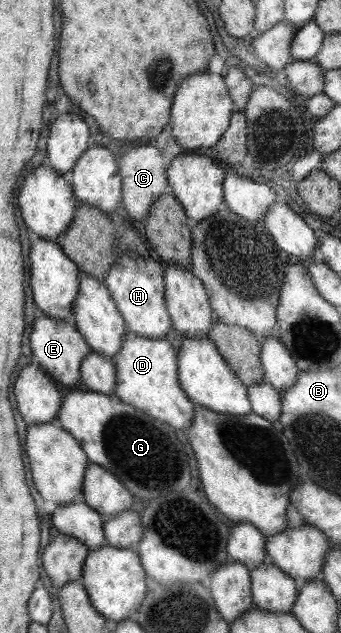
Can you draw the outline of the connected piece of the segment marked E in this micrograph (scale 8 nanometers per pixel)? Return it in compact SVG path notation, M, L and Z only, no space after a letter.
M36 313L32 325L28 339L34 362L50 373L54 380L58 380L65 390L73 389L78 383L78 379L81 379L82 358L92 352L89 344L76 329L74 323Z

